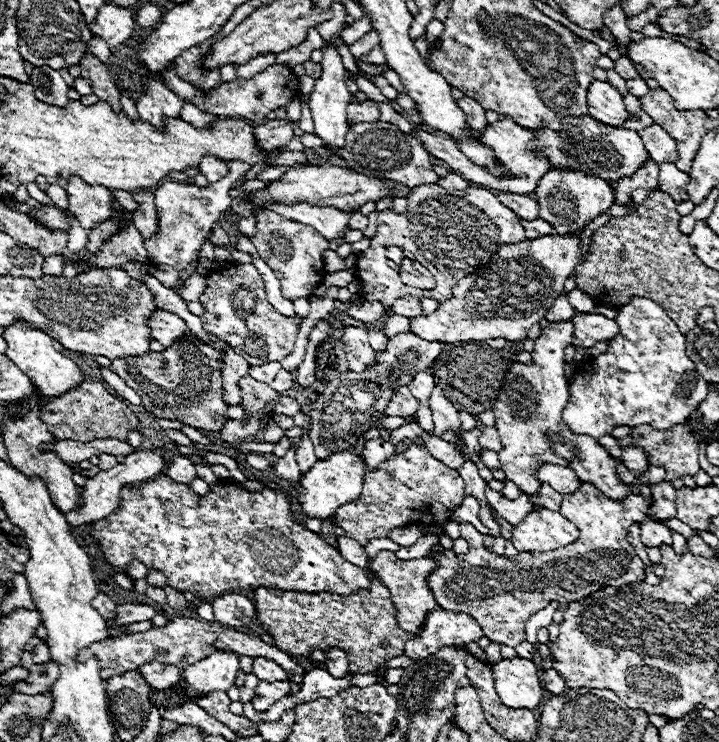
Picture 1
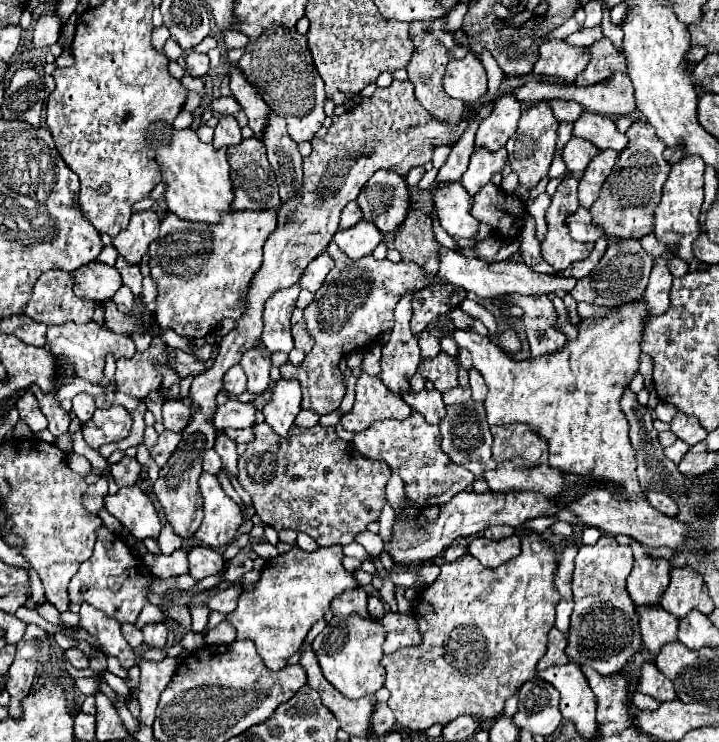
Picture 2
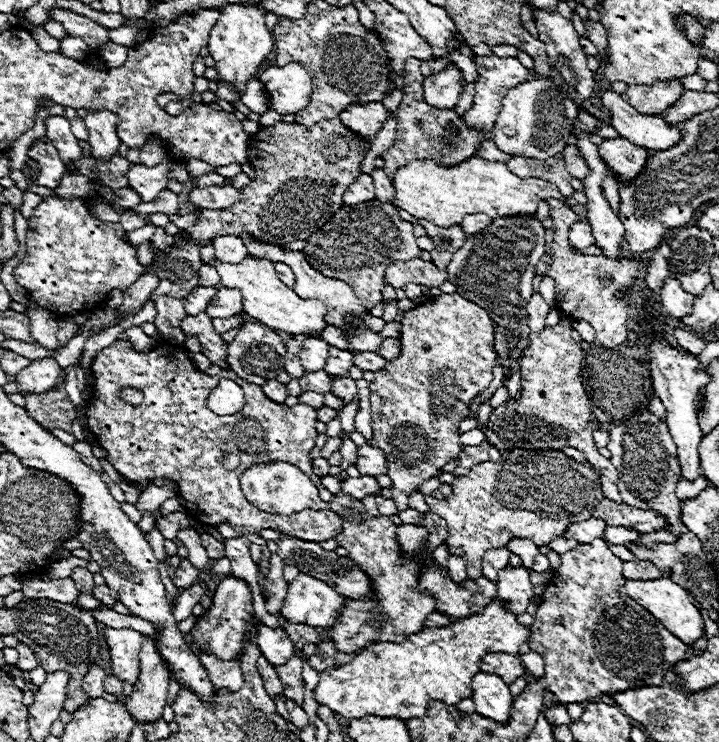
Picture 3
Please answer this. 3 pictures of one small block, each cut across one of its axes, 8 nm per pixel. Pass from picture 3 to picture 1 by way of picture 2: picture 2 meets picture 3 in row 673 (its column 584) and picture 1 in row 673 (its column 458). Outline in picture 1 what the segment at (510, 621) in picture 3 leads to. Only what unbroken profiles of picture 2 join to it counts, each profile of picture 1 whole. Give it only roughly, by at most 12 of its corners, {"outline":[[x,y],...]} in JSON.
{"outline":[[326,650],[326,670],[334,678],[348,674],[348,654]]}

